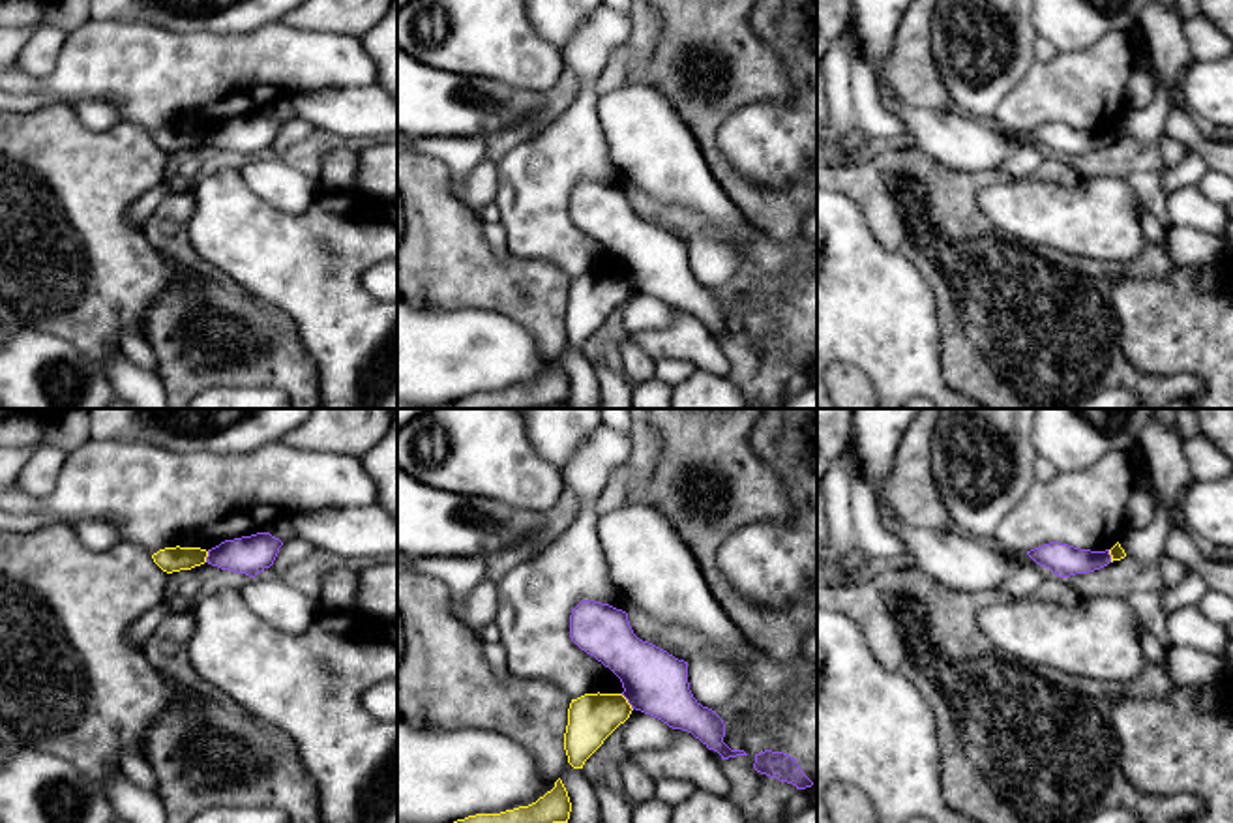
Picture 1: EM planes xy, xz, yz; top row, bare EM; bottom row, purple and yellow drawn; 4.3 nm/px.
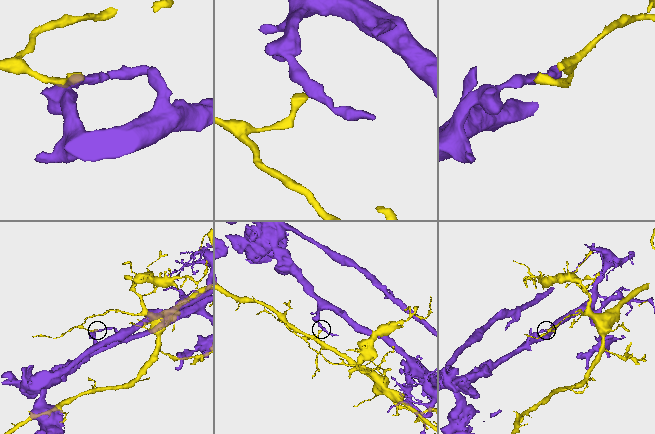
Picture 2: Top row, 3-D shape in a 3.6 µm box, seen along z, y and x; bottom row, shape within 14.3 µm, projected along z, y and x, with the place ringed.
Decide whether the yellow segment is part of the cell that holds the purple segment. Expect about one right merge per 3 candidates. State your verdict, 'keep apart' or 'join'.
keep apart

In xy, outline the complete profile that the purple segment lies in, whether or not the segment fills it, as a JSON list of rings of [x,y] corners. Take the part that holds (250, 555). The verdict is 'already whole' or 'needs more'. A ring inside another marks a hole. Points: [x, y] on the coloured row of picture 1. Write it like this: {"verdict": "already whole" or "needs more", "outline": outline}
{"verdict": "already whole", "outline": [[[257,532],[251,536],[225,540],[208,549],[206,562],[221,570],[255,577],[274,564],[281,546],[283,542],[270,532]]]}

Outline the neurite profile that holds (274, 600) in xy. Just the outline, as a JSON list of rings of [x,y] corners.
[[[279,574],[272,579],[251,577],[238,591],[260,619],[290,634],[304,632],[320,611],[319,602],[290,587]]]

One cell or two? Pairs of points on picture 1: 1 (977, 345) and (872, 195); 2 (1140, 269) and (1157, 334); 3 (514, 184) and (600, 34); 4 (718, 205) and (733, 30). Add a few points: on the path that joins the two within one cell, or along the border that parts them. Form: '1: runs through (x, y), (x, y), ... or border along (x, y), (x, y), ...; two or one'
1: runs through (977, 308), (906, 233); one
2: border along (1172, 263), (1160, 278), (1123, 278), (1115, 314); two
3: runs through (551, 147), (583, 113), (587, 72); one
4: border along (726, 194), (748, 222); two

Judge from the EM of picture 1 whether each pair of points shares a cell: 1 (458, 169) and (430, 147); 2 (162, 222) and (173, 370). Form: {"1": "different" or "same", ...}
{"1": "same", "2": "same"}

